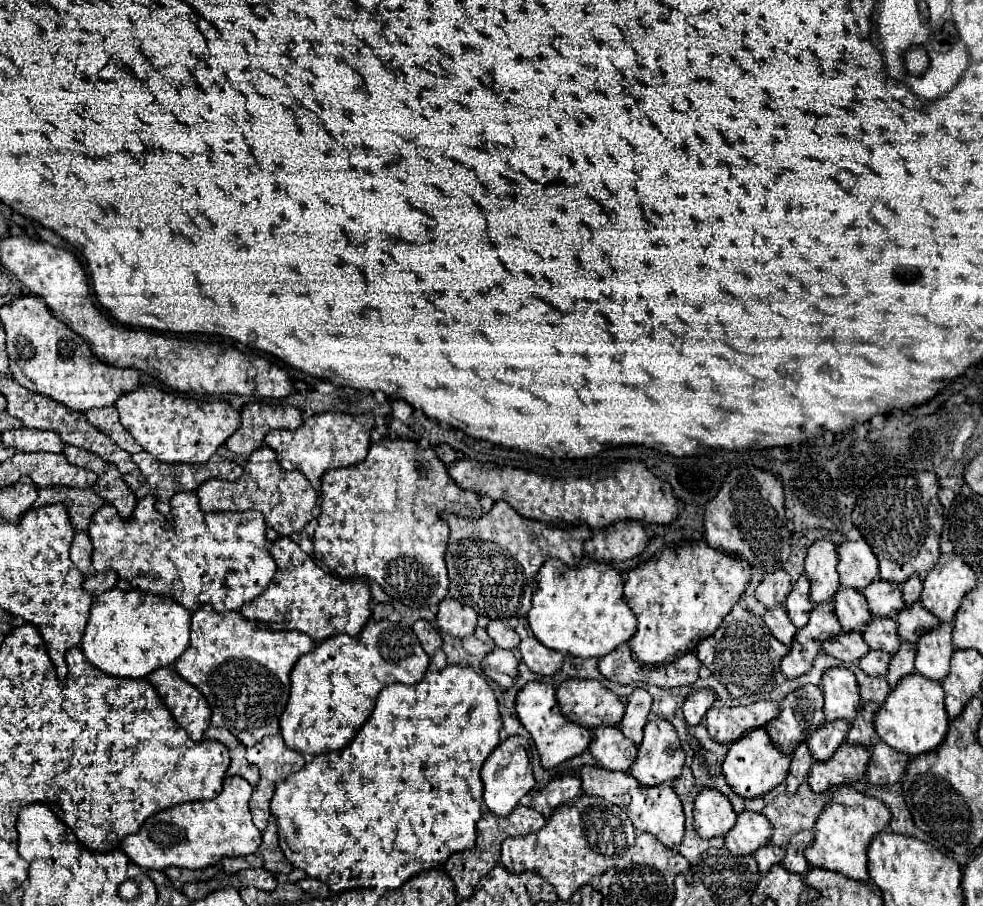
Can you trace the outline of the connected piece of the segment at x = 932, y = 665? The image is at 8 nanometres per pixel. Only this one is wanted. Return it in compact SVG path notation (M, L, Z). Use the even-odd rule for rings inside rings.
M941 622L917 640L915 670L931 680L941 682L949 672L949 658L953 652L951 624Z

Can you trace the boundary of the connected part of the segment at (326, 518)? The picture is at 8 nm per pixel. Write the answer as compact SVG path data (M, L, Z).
M381 438L379 442L373 442L363 462L349 468L329 470L321 476L321 496L321 514L313 534L315 558L339 576L367 576L375 580L393 600L399 600L409 608L433 610L449 590L443 558L447 548L447 522L439 518L440 513L469 518L481 516L479 496L456 485L433 448L421 448L417 442L411 444L411 440Z

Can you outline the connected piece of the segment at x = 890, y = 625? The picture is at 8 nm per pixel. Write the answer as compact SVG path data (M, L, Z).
M871 616L869 624L863 628L863 640L869 644L873 650L885 650L889 654L897 652L901 646L901 640L897 636L897 624L893 618L879 618Z

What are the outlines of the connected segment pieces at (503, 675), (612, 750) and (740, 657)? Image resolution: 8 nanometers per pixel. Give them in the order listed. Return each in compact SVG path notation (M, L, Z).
M495 648L485 656L481 670L485 676L495 680L501 686L501 690L507 690L513 686L513 680L517 678L517 664L519 660L513 656L511 650Z
M597 726L591 732L593 740L589 744L589 752L599 762L599 766L627 772L637 756L637 746L625 738L617 726Z
M739 604L733 606L713 636L703 638L697 644L695 652L701 664L707 666L739 700L749 696L755 696L755 702L769 700L769 692L773 692L773 688L781 688L781 680L785 678L779 670L779 662L785 656L785 646L765 628L761 616L747 612Z

